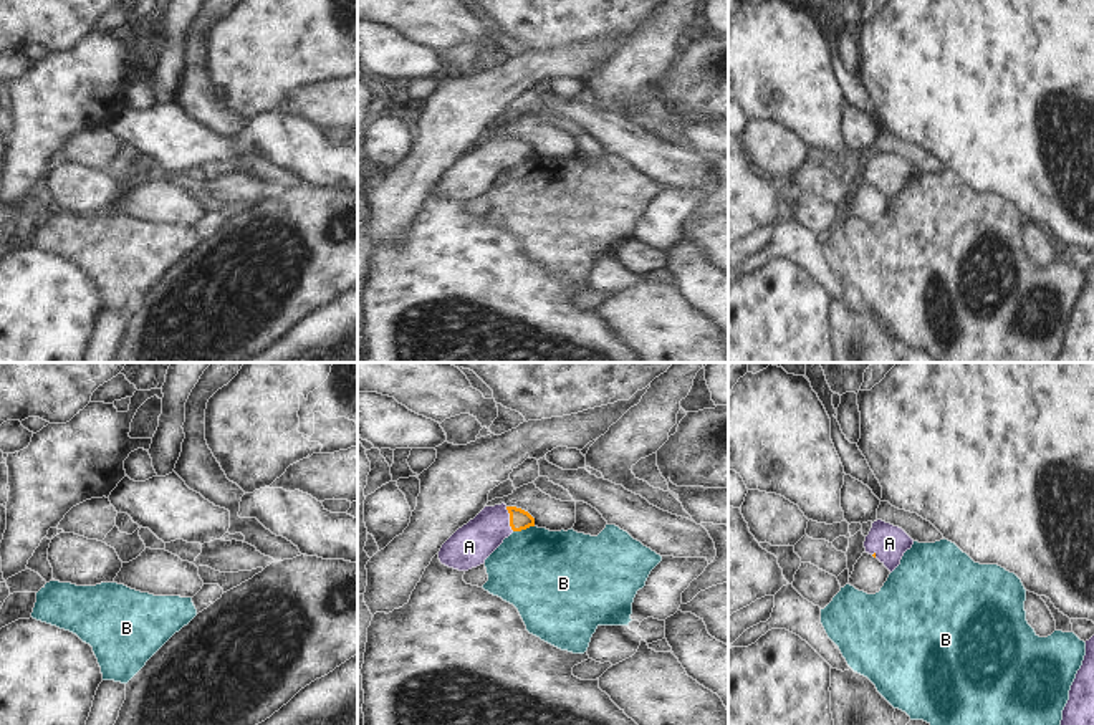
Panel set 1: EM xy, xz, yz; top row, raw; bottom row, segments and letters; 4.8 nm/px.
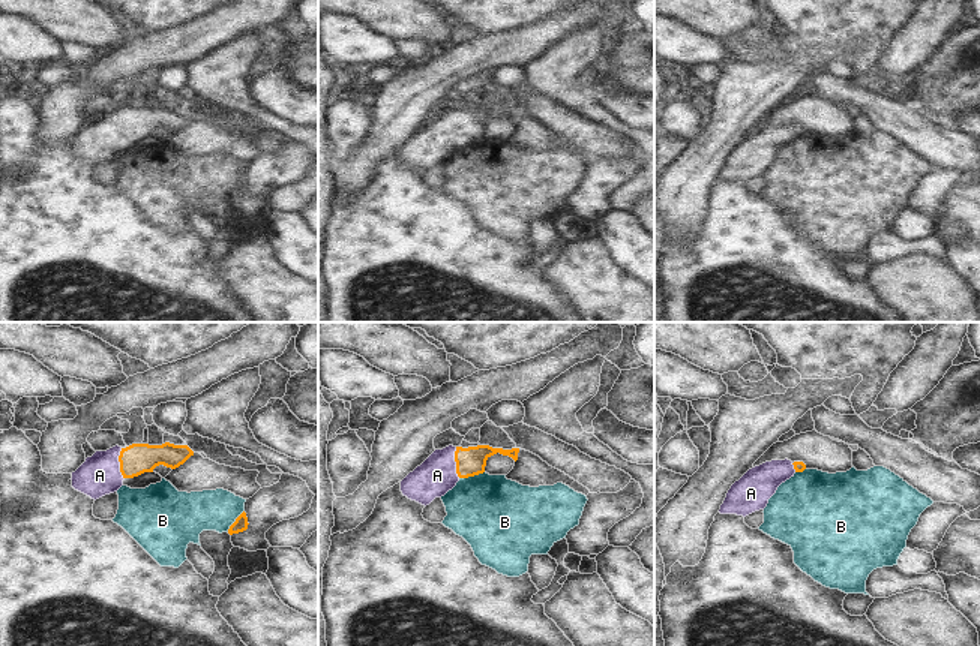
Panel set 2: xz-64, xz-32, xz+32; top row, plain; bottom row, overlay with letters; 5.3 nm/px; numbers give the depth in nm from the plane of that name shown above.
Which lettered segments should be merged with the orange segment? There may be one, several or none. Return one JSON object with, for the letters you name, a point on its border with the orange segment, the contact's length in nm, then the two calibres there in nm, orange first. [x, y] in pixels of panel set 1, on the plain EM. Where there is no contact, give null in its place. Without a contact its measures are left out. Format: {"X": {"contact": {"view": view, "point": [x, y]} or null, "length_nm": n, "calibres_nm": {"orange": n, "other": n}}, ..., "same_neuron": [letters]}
{"A": {"contact": {"view": "xz", "point": [510, 148]}, "length_nm": 130, "calibres_nm": {"orange": 100, "other": 200}}, "same_neuron": ["A"]}

